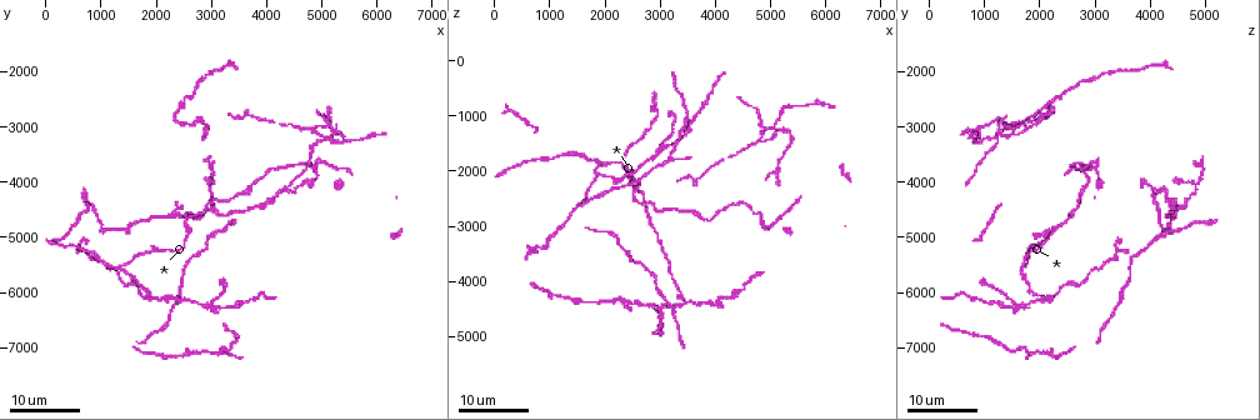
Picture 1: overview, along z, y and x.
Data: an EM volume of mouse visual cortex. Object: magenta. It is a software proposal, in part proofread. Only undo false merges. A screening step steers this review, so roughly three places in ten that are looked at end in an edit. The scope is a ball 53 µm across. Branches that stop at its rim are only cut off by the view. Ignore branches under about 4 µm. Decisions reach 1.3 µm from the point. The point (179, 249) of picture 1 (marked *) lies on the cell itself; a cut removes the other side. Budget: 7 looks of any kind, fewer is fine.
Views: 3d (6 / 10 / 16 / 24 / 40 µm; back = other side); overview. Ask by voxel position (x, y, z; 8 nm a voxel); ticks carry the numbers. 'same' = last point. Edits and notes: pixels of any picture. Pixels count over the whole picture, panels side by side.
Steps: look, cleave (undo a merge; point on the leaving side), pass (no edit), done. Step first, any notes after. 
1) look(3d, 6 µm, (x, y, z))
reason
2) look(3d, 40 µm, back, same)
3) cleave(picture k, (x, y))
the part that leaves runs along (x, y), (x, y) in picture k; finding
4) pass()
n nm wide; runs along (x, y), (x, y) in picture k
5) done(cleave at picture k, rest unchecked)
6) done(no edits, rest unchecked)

look(3d, 16 µm, (3050, 6250, 1550))
four arms meet

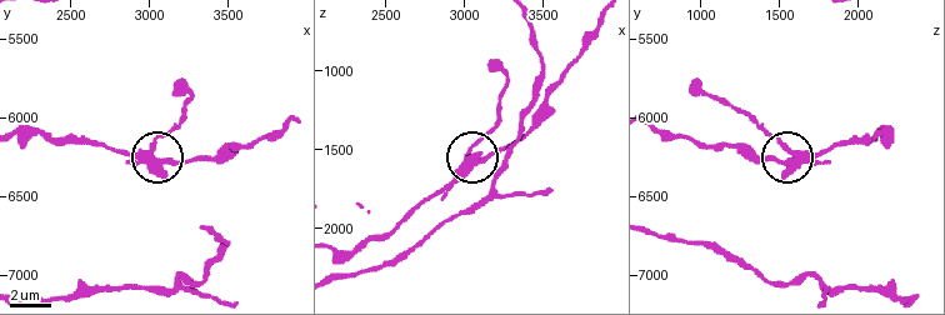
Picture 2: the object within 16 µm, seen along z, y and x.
look(3d, 6 µm, (3000, 6260, 1600))

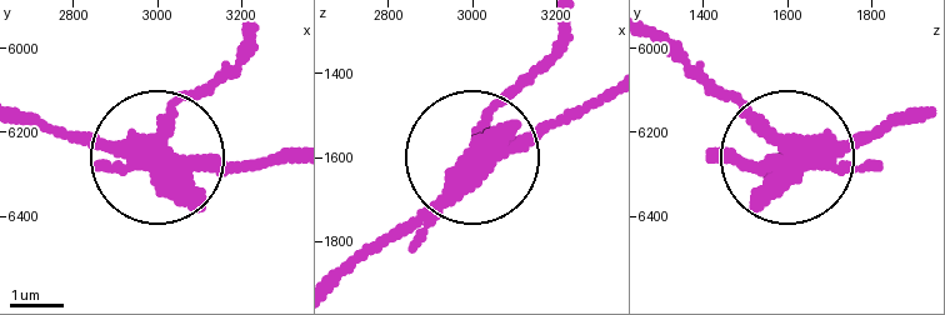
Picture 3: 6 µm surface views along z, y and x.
cleave(picture 3, (170, 109))
side arm 7 µm; the part that leaves runs along (154, 161), (168, 125), (248, 40) in picture 3; two cells meet here

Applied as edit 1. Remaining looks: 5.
look(3d, 24 µm, (3500, 6250, 1300))

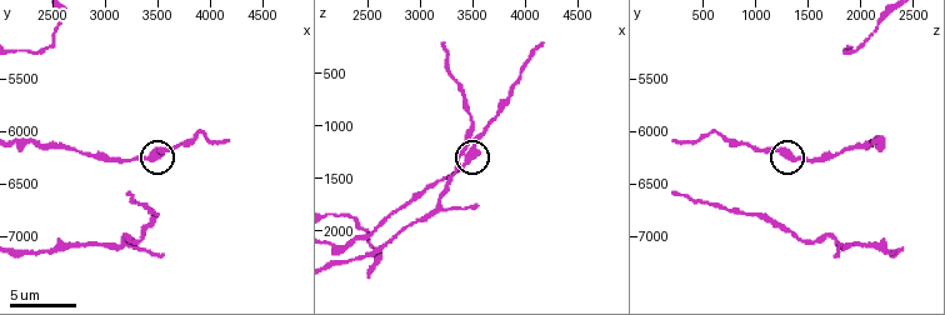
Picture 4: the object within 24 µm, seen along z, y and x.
look(3d, 10 µm, (3500, 6260, 1320))

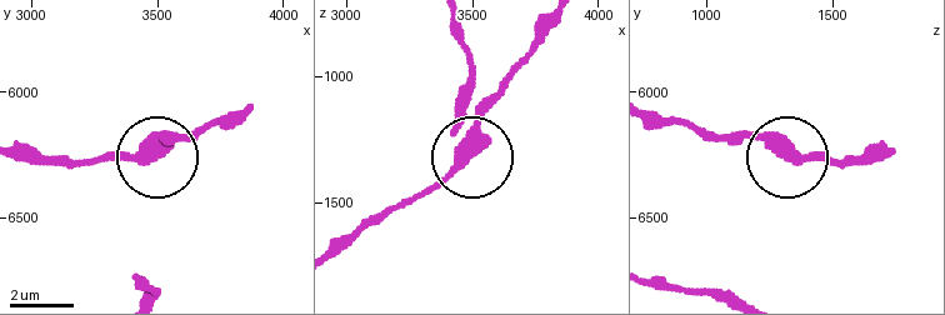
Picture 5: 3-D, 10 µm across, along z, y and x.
pass()
350 nm wide; runs along (21, 146), (85, 163), (141, 163), (166, 138), (183, 138) in picture 5; one cell here

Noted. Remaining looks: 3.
look(3d, 24 µm, (1850, 6100, 2050))
three arms meet

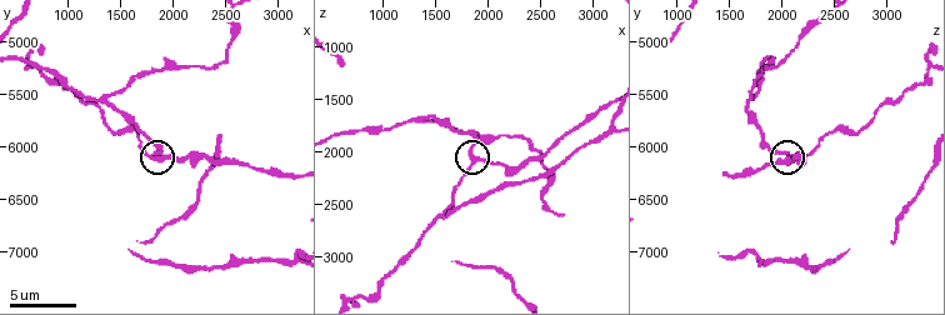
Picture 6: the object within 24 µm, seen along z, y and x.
look(3d, 10 µm, (1880, 6120, 2060))
zoom in

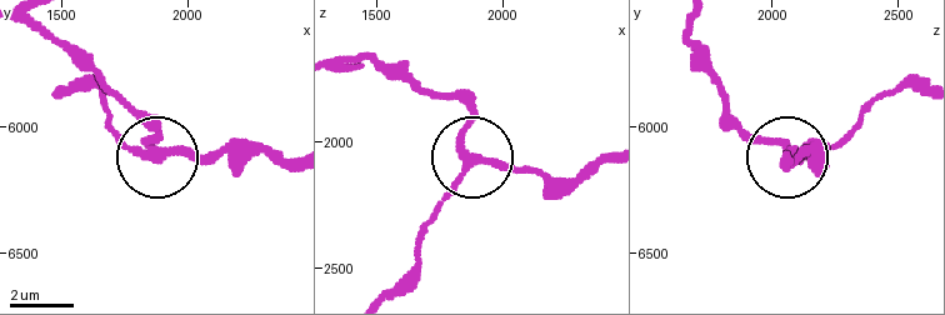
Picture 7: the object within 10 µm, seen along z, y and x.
pass()
runs along (346, 69), (373, 58), (461, 104), (470, 158), (573, 176) in picture 7; continuous, no second cell

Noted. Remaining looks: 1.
done(cleave at picture 3, rest unchecked)

